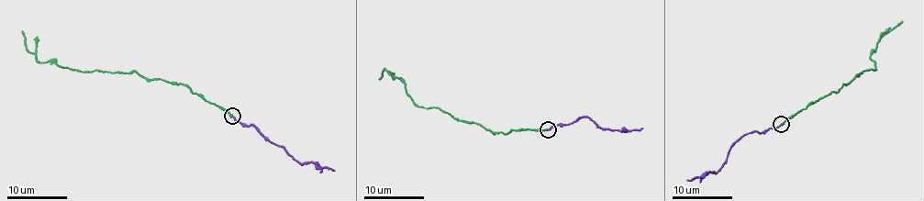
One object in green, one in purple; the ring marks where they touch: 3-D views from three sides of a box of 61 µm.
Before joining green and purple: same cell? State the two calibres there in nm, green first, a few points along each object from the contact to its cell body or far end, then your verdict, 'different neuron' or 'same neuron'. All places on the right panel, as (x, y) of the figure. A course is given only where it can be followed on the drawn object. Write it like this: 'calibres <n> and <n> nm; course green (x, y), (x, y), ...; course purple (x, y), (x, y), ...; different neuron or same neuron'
calibres 260 and 200 nm; course green (781, 125), (810, 104), (840, 90), (863, 71), (877, 69), (871, 52), (875, 50), (882, 37), (903, 21); course purple (781, 125), (766, 130), (751, 132), (736, 141), (718, 172), (687, 180); different neuron

